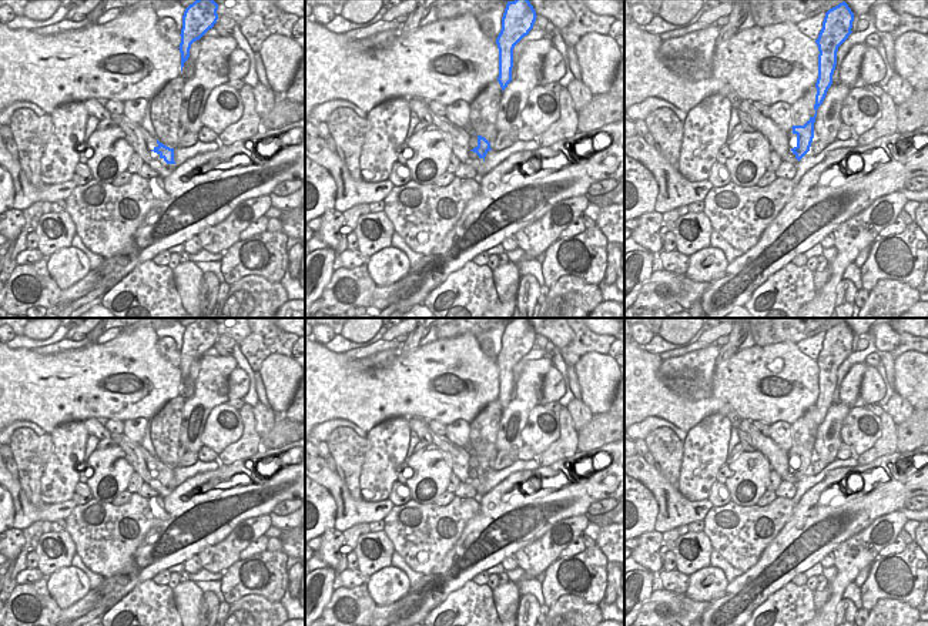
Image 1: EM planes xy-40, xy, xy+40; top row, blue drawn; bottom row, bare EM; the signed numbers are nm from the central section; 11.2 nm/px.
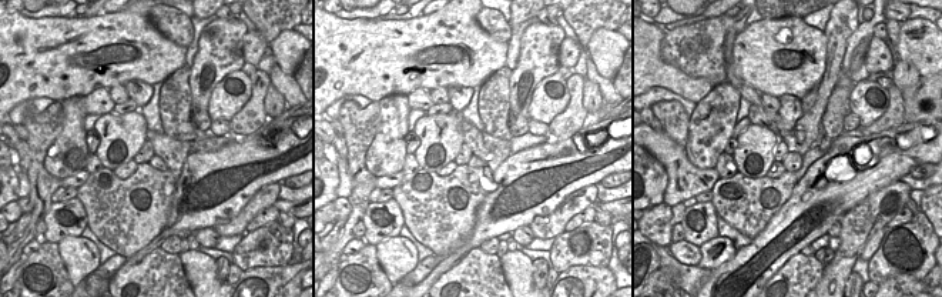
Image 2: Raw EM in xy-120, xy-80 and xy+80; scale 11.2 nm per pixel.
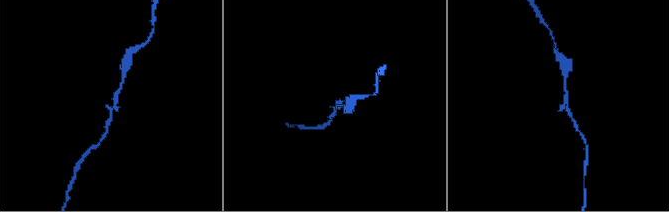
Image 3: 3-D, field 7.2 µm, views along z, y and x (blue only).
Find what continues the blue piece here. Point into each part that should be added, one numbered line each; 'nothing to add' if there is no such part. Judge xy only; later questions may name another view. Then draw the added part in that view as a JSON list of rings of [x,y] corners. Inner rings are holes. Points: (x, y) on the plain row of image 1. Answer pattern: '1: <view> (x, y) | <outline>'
nothing to add

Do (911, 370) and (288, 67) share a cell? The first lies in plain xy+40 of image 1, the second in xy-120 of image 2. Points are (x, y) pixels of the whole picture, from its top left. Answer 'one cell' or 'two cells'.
one cell

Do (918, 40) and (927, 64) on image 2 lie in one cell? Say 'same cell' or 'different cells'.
same cell

